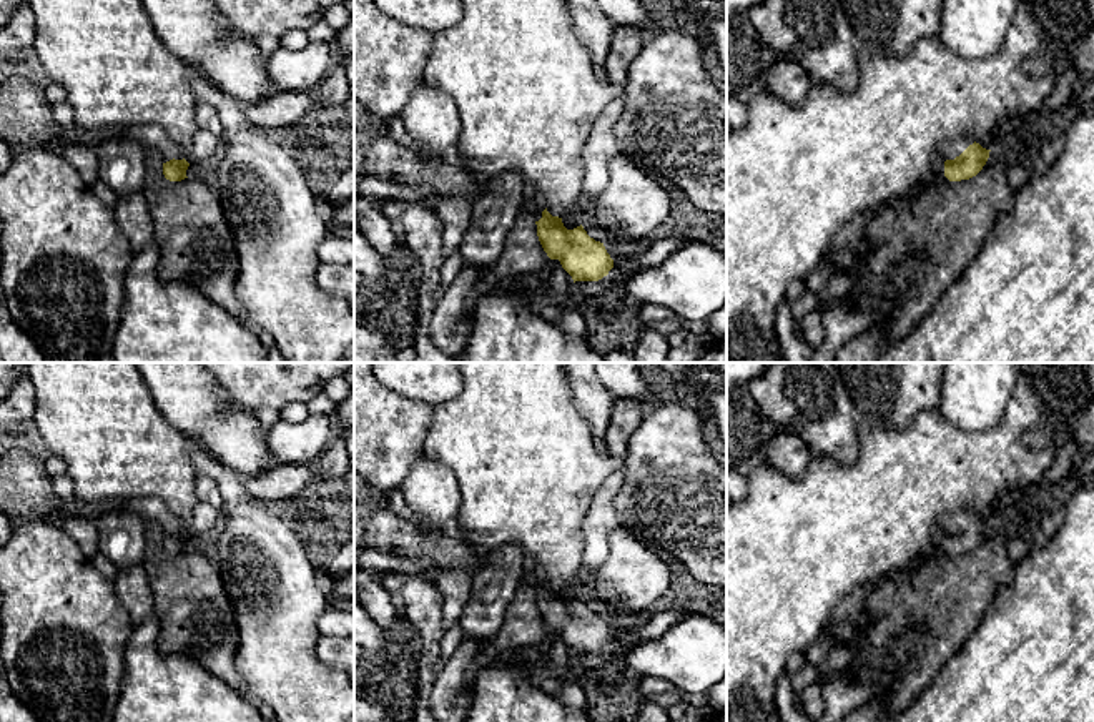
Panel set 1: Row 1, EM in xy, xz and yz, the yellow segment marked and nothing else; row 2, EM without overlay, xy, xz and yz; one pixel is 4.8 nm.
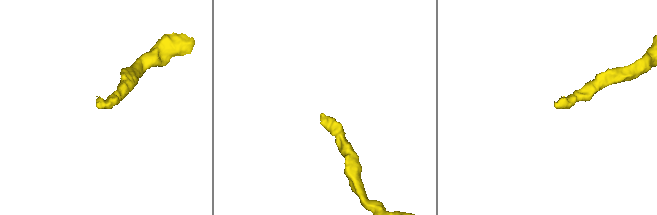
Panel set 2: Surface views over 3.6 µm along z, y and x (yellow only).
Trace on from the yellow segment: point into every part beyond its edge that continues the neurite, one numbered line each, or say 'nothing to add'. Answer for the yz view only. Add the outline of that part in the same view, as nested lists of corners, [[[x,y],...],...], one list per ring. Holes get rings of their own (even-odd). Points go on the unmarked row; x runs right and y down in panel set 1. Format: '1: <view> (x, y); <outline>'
1: yz (951, 521); [[[958,509],[944,514],[939,522],[943,534],[954,532],[973,516],[974,512],[971,512],[969,509]]]

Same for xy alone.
1: xy (150, 509); [[[131,497],[120,504],[118,507],[135,512],[141,517],[145,524],[158,524],[161,527],[163,536],[170,532],[183,532],[183,521],[160,499],[156,497]]]

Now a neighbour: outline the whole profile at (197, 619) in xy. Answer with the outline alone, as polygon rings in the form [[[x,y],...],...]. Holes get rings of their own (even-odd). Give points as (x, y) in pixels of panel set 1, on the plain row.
[[[145,524],[141,562],[160,624],[158,650],[196,660],[228,687],[248,692],[238,669],[239,627],[219,569],[205,546],[181,554],[163,547],[158,524]]]

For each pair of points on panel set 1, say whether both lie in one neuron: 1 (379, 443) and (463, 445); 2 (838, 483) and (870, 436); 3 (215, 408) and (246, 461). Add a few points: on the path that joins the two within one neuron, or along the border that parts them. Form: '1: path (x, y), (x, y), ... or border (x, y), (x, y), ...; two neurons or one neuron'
1: border (436, 408), (423, 450); two neurons
2: path (852, 474), (870, 456), (870, 450); one neuron
3: path (218, 421), (243, 448); one neuron

